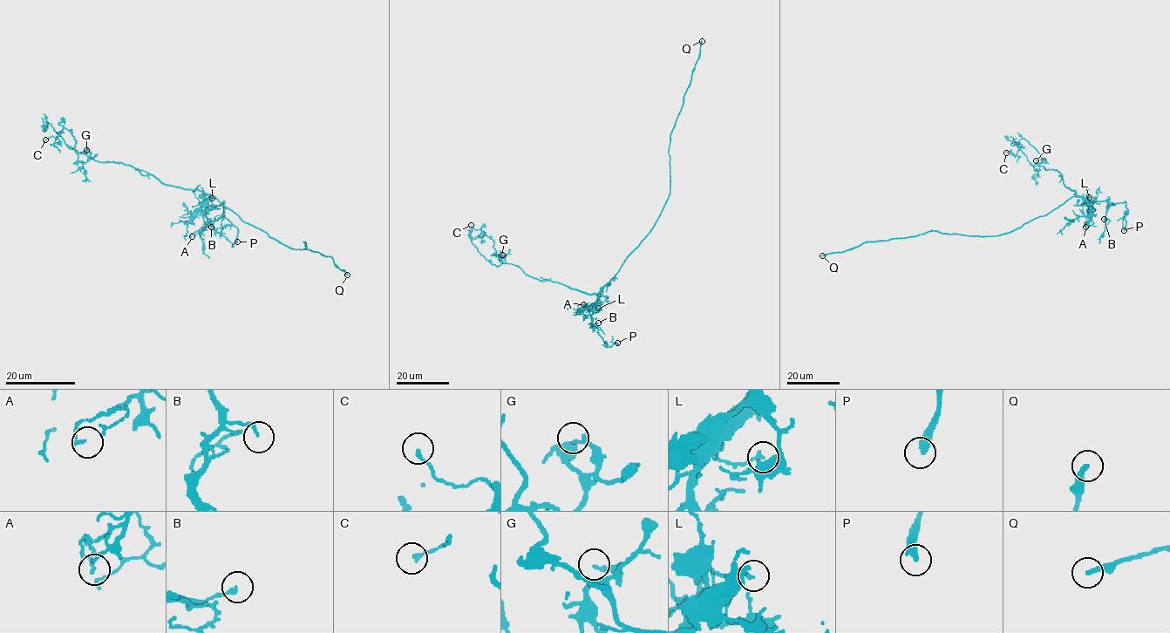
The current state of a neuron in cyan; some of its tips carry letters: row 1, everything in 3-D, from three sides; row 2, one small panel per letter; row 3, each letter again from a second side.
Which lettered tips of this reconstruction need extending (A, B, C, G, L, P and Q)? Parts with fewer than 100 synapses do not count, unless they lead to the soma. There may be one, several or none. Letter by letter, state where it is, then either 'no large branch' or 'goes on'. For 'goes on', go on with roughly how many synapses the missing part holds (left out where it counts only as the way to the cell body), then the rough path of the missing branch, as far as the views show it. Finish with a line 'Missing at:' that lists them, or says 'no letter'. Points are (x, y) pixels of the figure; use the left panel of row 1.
A: (192, 236) | no large branch
B: (211, 227) | no large branch
C: (45, 139) | no large branch
G: (86, 150) | no large branch
L: (212, 198) | no large branch
P: (237, 241) | no large branch
Q: (347, 275) | goes on
Missing at: Q

